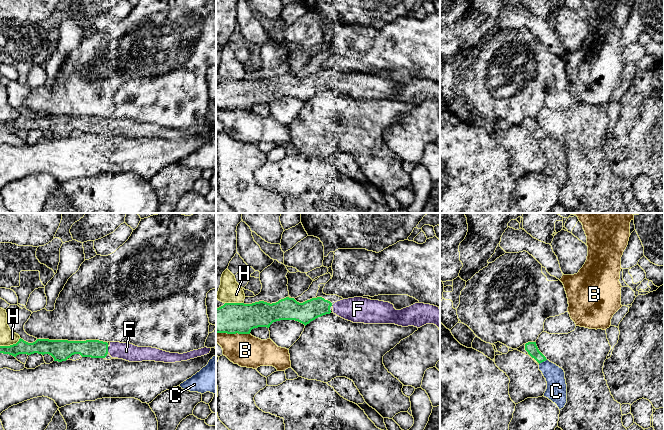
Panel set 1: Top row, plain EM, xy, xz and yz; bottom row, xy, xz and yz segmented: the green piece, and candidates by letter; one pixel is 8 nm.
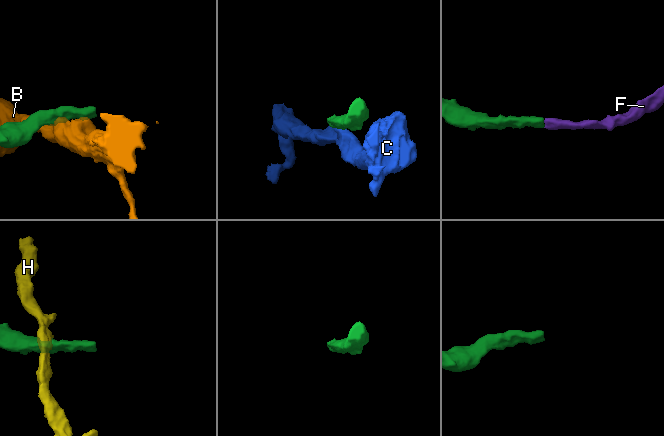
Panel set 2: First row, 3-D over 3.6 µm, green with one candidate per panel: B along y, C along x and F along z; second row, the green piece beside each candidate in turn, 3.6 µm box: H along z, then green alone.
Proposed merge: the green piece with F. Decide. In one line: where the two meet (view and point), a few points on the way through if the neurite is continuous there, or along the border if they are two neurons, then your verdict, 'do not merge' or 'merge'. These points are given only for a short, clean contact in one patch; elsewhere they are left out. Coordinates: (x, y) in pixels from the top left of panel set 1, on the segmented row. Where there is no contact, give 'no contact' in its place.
xy (107, 350) | merge

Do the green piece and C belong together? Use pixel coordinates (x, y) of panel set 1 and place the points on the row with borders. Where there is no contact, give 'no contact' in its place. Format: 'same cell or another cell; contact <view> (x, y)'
another cell; contact yz (542, 361)

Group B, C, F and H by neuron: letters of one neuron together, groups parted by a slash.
B / C / F / H

